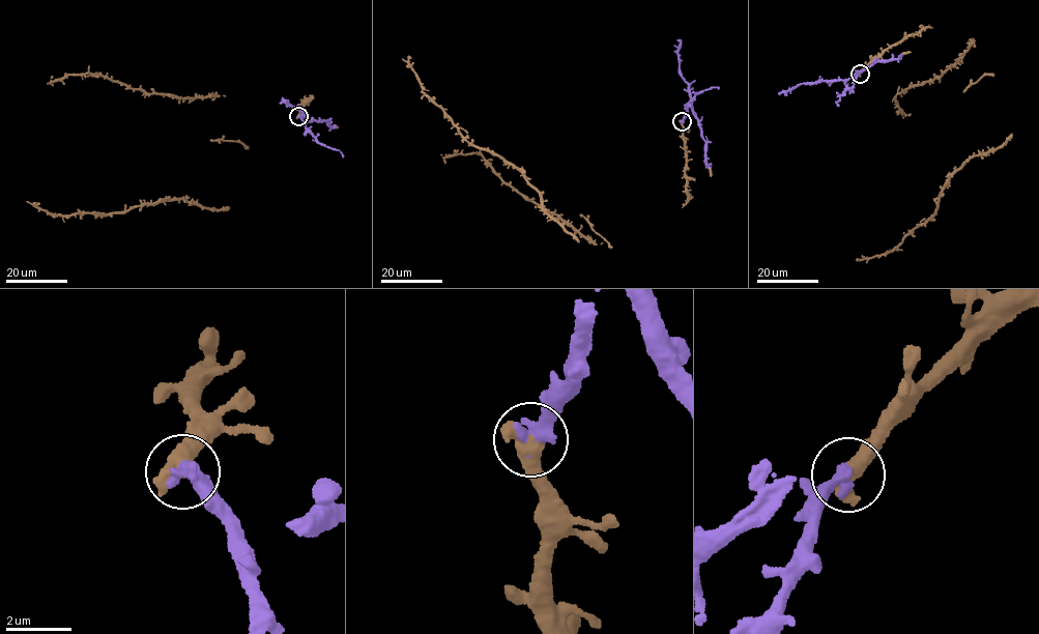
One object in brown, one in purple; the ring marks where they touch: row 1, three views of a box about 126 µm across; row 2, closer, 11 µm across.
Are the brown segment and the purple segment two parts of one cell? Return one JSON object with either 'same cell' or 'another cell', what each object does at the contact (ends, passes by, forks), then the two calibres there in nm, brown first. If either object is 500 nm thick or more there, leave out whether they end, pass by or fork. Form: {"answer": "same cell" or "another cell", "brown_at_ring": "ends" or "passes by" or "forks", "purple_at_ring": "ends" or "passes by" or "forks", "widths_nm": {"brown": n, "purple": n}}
{"answer": "same cell", "widths_nm": {"brown": 320, "purple": 550}}

